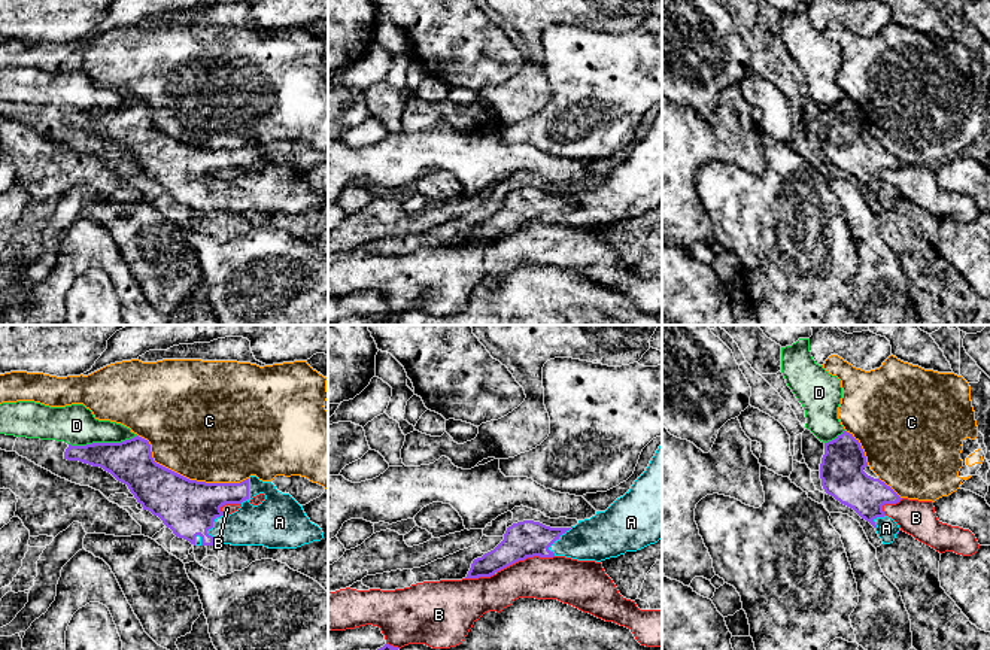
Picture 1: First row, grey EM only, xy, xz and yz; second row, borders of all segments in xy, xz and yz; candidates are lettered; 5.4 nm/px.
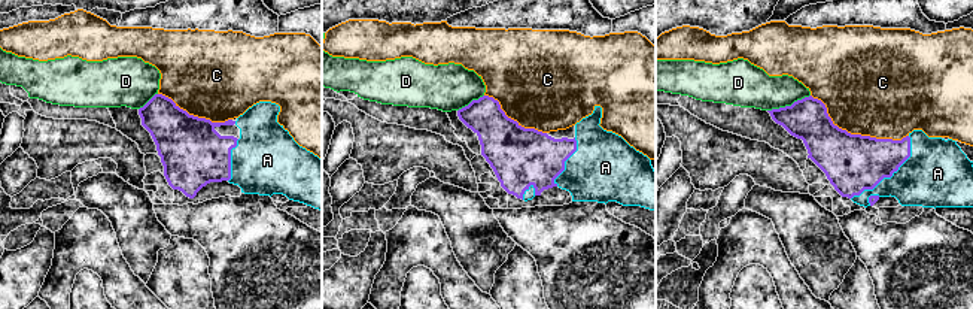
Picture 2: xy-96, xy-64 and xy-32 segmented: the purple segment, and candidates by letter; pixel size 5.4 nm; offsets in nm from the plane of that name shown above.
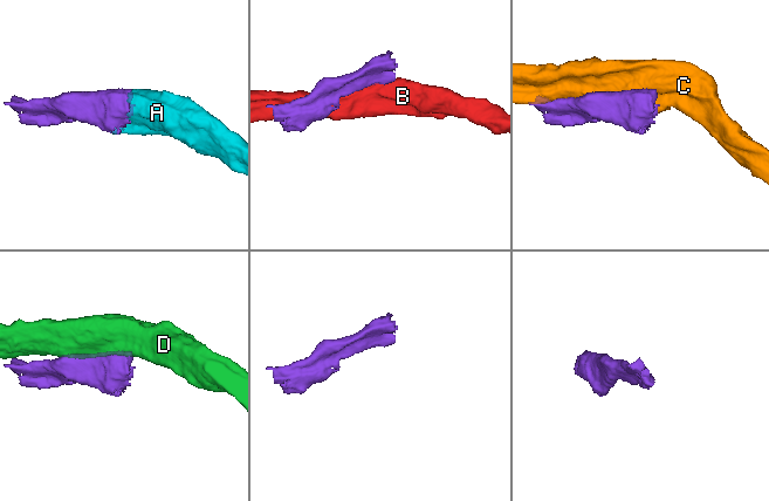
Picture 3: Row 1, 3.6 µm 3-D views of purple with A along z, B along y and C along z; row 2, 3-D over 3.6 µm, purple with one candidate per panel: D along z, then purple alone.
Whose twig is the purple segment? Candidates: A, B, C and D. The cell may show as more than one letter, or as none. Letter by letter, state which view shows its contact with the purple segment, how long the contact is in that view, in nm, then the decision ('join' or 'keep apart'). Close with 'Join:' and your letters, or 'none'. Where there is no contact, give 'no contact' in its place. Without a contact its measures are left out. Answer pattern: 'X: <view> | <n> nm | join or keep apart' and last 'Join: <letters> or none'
A: xy | 190 nm | join
B: xz | 320 nm | keep apart
C: xy | 650 nm | keep apart
D: xy | 380 nm | keep apart
Join: A

